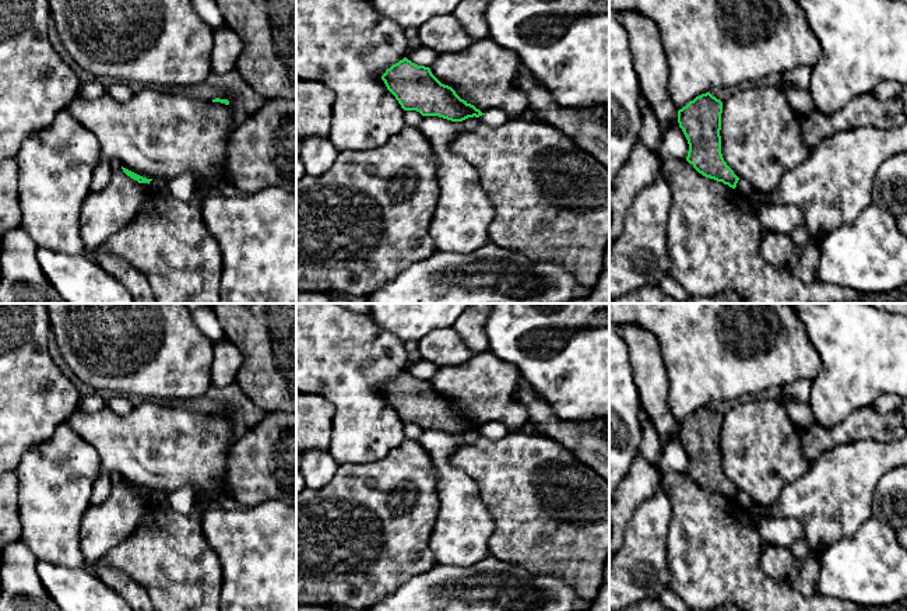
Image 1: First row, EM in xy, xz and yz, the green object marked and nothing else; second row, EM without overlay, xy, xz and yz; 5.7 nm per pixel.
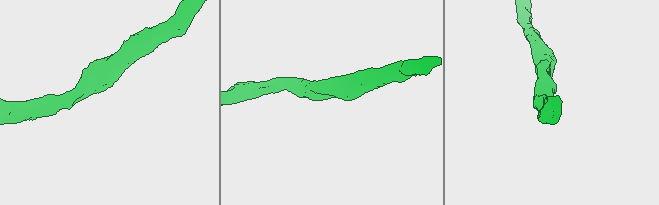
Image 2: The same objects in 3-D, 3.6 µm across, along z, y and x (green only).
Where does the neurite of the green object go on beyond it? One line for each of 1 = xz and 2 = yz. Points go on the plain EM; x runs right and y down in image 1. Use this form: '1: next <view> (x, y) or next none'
1: next none
2: next none

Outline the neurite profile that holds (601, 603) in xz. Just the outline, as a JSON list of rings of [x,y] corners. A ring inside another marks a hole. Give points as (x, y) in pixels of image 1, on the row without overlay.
[[[604,583],[593,603],[581,611],[609,611],[609,583]]]

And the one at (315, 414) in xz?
[[[296,393],[296,453],[328,449],[334,414],[334,405],[326,398]]]

